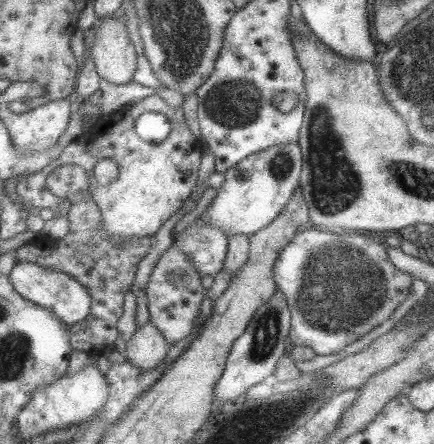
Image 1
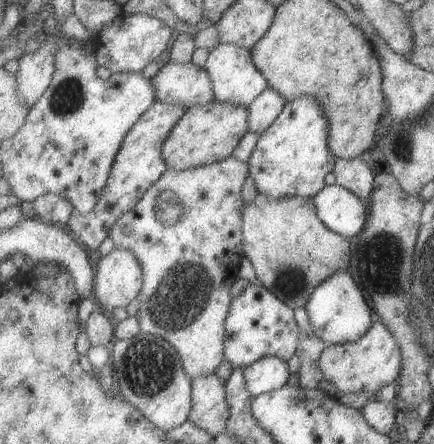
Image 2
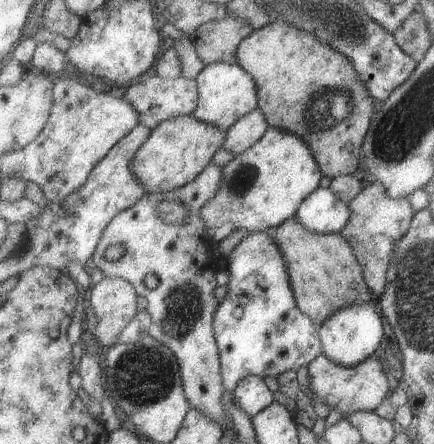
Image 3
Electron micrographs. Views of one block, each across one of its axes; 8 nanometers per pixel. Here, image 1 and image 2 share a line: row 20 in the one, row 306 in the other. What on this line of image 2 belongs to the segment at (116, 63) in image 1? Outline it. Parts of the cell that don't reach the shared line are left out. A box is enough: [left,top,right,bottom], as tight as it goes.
[95,247,145,312]

